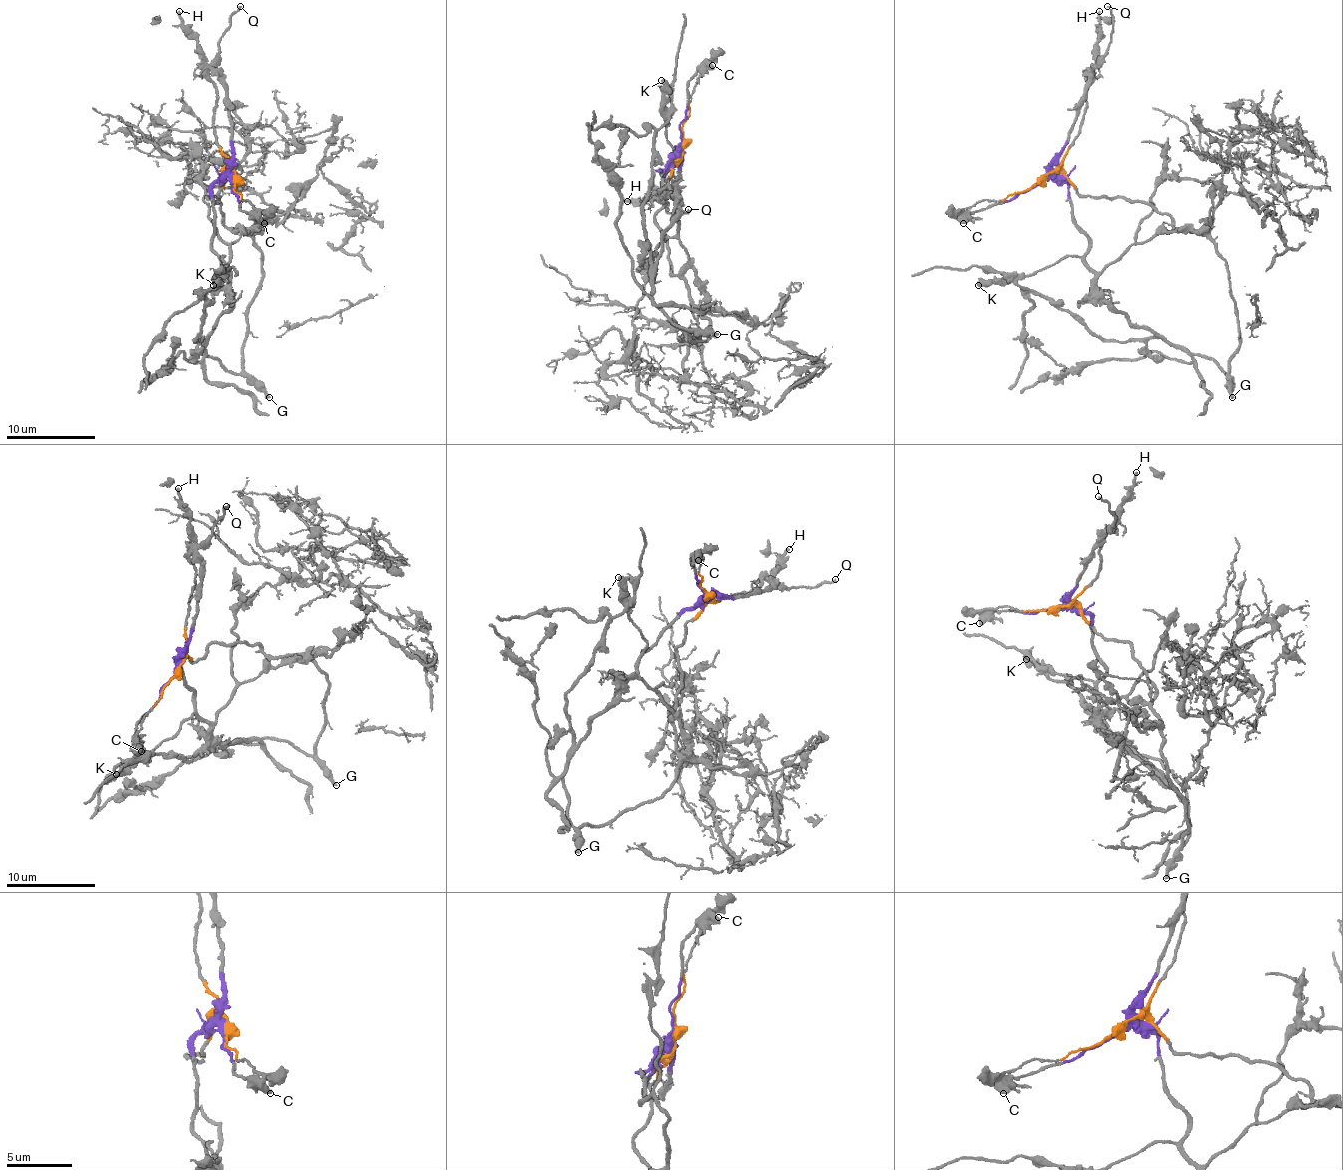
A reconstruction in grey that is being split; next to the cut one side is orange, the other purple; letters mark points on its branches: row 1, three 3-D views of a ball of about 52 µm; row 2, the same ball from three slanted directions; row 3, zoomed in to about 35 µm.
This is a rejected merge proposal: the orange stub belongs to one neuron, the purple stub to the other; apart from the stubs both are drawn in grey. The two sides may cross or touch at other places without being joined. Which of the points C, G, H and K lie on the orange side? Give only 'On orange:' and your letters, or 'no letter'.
On orange: G

